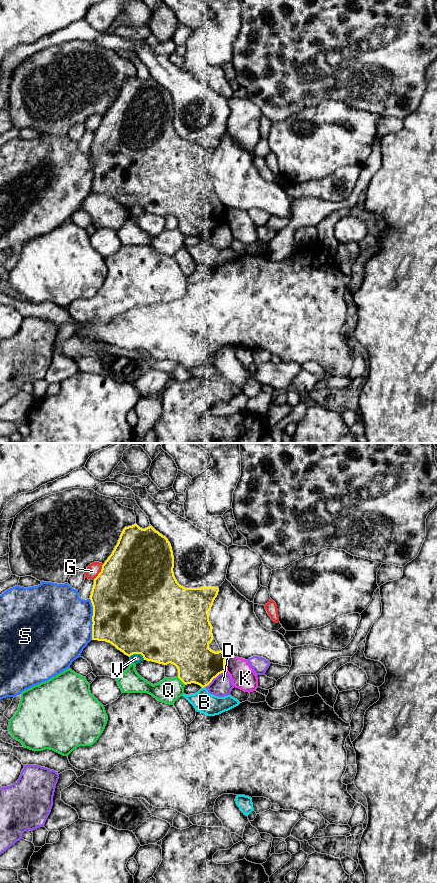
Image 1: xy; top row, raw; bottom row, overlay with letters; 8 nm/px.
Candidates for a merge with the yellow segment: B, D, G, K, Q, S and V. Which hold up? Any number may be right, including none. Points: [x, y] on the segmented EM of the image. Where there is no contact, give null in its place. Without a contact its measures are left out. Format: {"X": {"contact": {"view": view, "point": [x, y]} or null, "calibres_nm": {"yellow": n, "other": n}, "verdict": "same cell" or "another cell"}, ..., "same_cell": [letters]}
{"B": {"contact": {"view": "xy", "point": [203, 687]}, "calibres_nm": {"yellow": 320, "other": 170}, "verdict": "another cell"}, "D": {"contact": {"view": "xy", "point": [215, 677]}, "calibres_nm": {"yellow": 320, "other": 170}, "verdict": "another cell"}, "G": {"contact": {"view": "xy", "point": [100, 572]}, "calibres_nm": {"yellow": 500, "other": 110}, "verdict": "another cell"}, "K": {"contact": {"view": "xy", "point": [224, 664]}, "calibres_nm": {"yellow": 320, "other": 190}, "verdict": "another cell"}, "Q": {"contact": {"view": "xy", "point": [181, 680]}, "calibres_nm": {"yellow": 320, "other": 200}, "verdict": "another cell"}, "S": {"contact": {"view": "xy", "point": [92, 619]}, "calibres_nm": {"yellow": 480, "other": 500}, "verdict": "another cell"}, "V": {"contact": {"view": "xy", "point": [137, 653]}, "calibres_nm": {"yellow": 500, "other": 80}, "verdict": "another cell"}, "same_cell": []}

